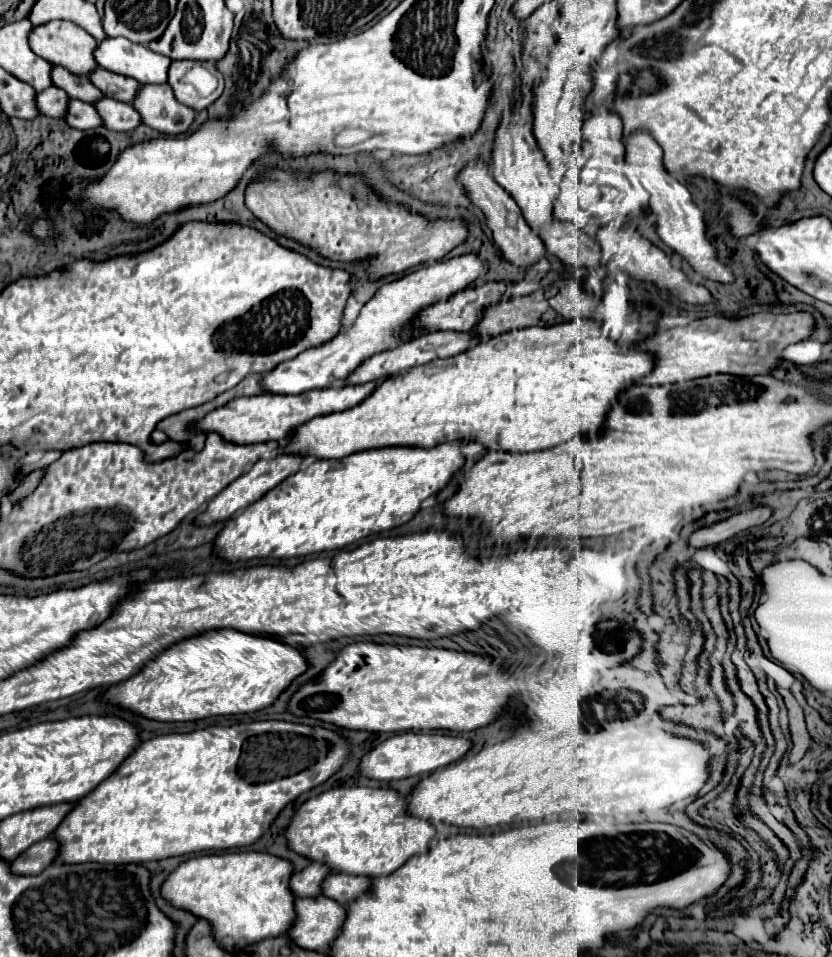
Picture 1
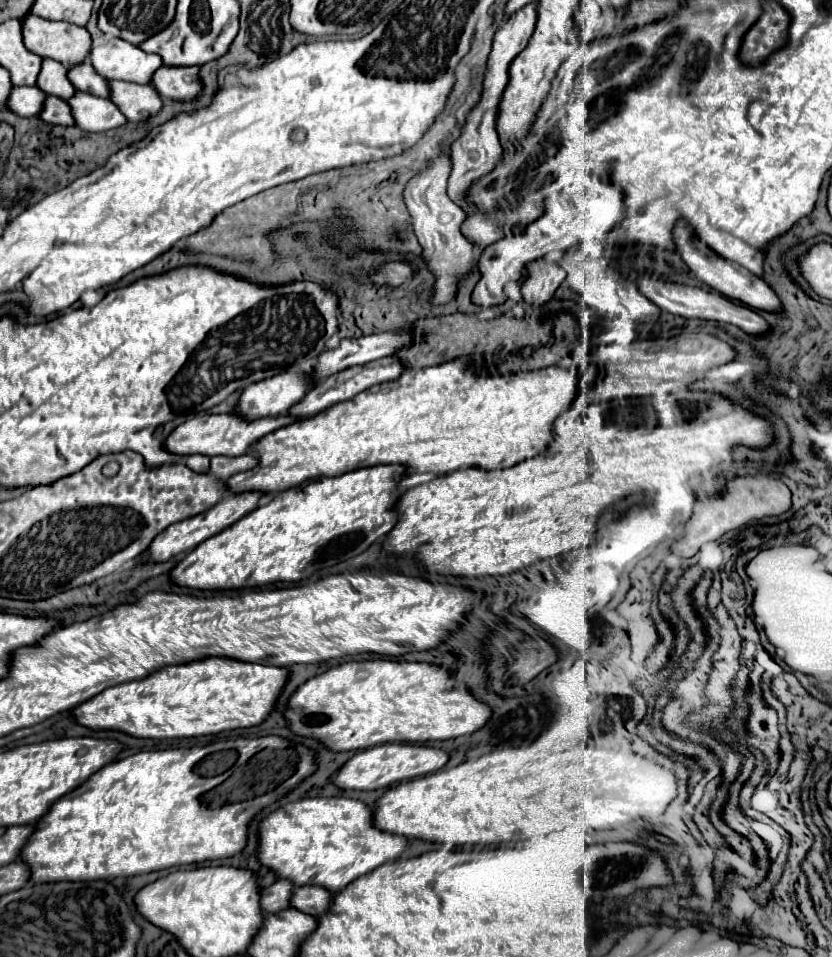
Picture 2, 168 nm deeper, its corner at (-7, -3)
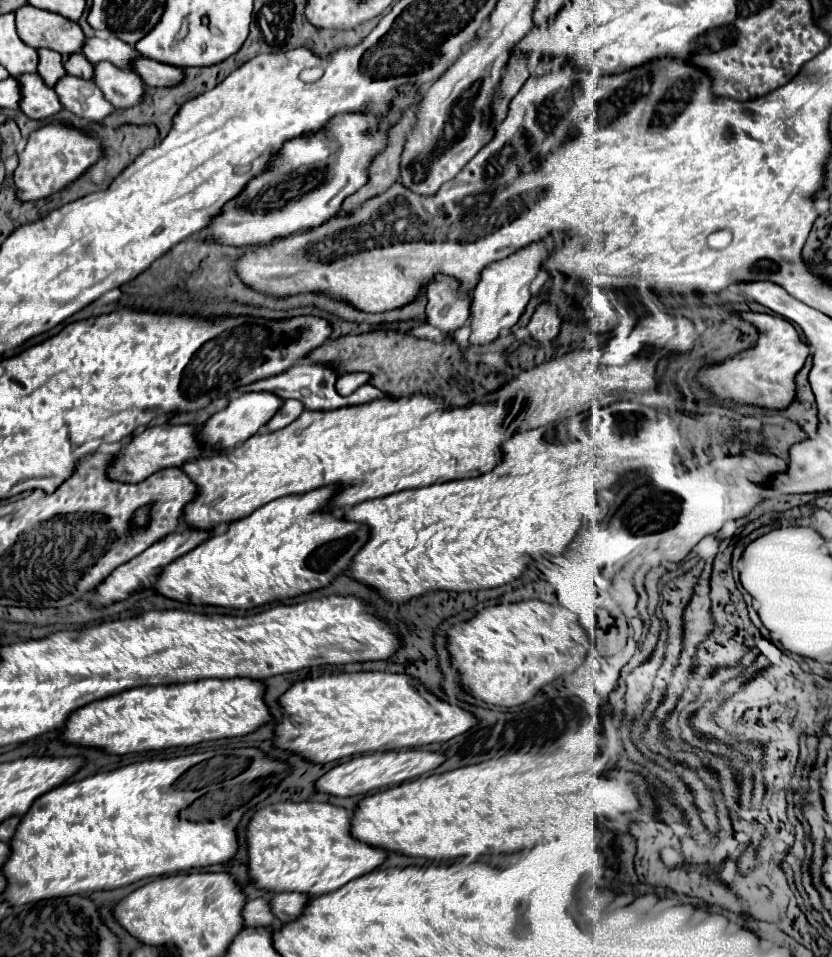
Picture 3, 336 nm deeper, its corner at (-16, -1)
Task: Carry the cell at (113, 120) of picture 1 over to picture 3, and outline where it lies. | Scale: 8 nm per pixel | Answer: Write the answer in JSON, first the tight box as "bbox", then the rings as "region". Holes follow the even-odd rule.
{"bbox":[54,74,114,122],"region":[[[66,74],[56,82],[54,90],[60,96],[62,106],[80,118],[100,122],[114,112],[114,108],[104,98],[102,90],[96,86],[94,80],[72,78]]]}

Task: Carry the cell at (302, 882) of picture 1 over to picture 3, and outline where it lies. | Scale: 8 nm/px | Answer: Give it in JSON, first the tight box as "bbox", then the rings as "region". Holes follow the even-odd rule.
{"bbox":[242,898,274,928],"region":[[[256,898],[246,902],[242,908],[242,920],[244,928],[254,928],[254,926],[268,928],[274,922],[272,912],[268,908],[268,898]]]}

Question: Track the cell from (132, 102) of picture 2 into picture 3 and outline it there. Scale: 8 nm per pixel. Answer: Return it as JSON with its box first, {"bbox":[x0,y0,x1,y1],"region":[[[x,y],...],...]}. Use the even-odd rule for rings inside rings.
{"bbox":[94,62,144,108],"region":[[[100,62],[94,64],[94,82],[114,108],[130,108],[142,102],[144,82],[132,70],[122,70],[112,62]]]}

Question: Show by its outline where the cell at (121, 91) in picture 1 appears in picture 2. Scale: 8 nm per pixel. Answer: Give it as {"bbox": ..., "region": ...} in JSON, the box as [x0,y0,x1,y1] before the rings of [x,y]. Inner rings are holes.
{"bbox":[69,60,111,98],"region":[[[85,60],[83,64],[71,68],[69,70],[69,80],[81,92],[87,92],[87,94],[93,94],[93,96],[101,96],[101,98],[109,98],[111,96],[109,82],[103,76],[99,76],[95,72],[95,68],[91,68],[89,60]]]}

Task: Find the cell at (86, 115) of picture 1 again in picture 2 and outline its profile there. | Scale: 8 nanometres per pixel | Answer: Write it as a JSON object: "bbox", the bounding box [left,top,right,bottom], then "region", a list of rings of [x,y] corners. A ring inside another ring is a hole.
{"bbox":[39,96,75,126],"region":[[[49,96],[43,112],[39,114],[41,120],[49,124],[61,124],[61,126],[75,126],[75,118],[71,114],[71,106],[65,100],[59,100],[57,96]]]}

